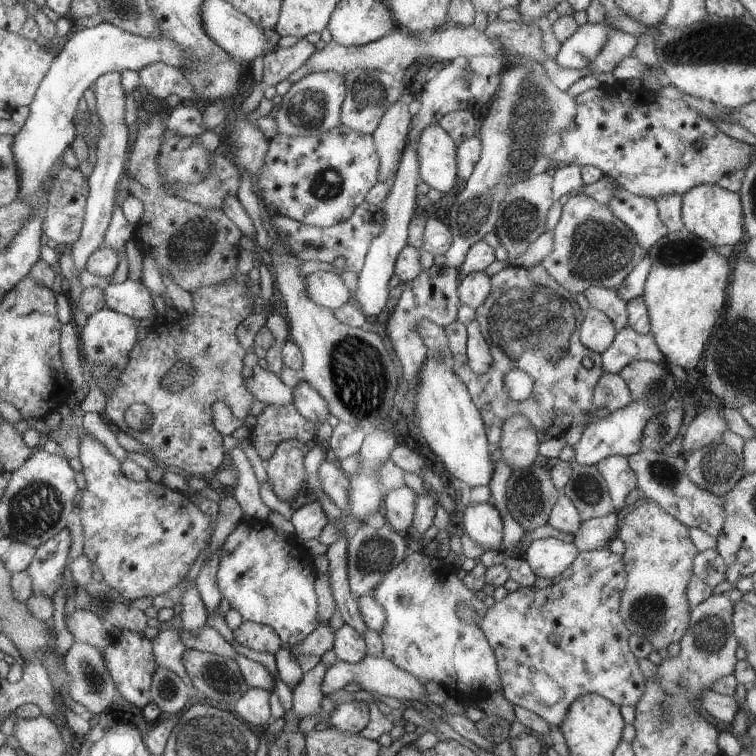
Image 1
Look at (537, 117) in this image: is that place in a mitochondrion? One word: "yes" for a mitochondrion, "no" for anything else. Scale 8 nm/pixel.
yes

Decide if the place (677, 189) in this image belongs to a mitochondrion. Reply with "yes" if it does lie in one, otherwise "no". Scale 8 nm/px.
no

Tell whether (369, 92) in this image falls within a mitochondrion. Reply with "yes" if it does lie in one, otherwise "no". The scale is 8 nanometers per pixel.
yes

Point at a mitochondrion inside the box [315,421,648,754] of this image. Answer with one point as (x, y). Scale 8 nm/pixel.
(375, 551)

